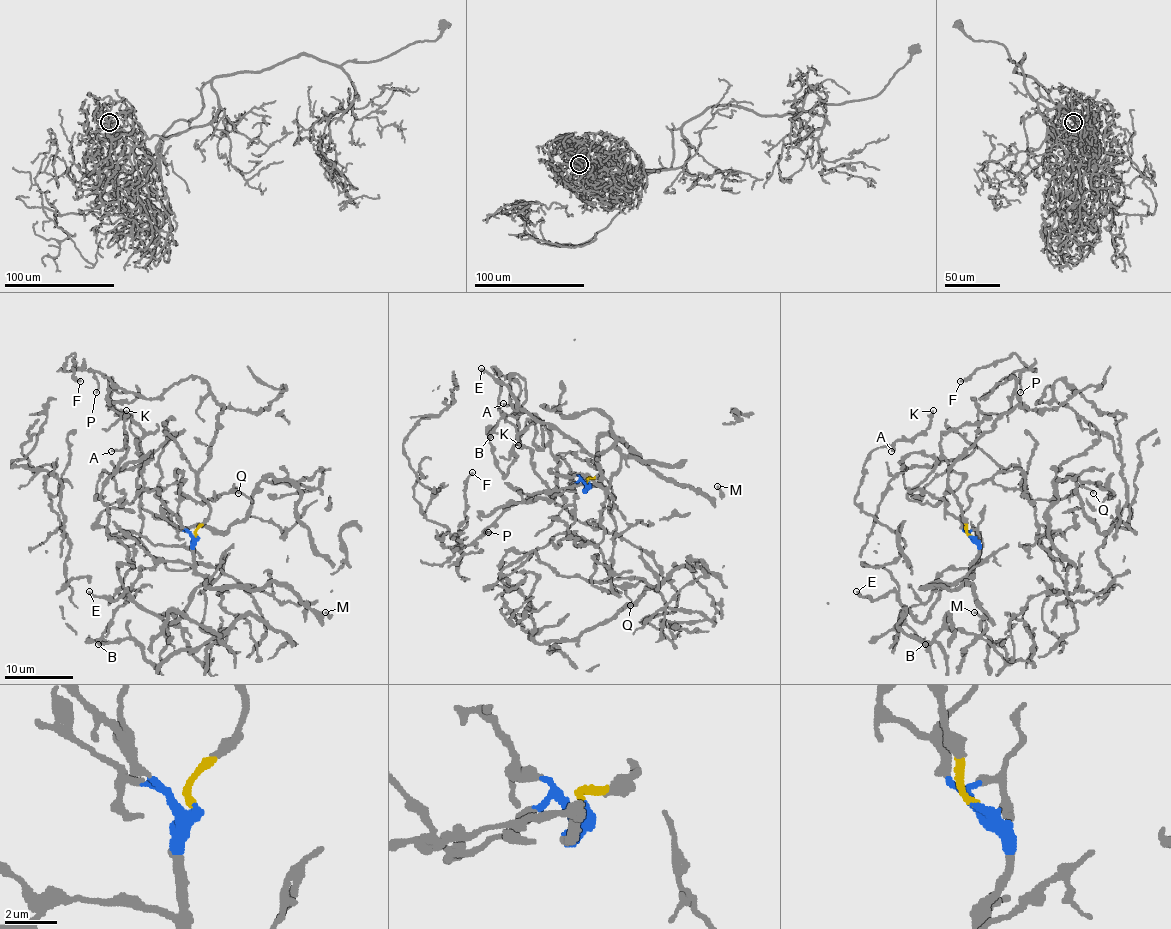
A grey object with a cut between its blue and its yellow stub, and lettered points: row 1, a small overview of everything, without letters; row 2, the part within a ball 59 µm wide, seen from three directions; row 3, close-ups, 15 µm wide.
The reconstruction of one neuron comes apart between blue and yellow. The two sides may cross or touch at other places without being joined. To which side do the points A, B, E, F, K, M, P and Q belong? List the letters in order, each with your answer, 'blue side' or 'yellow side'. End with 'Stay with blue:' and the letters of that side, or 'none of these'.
A: blue side
B: blue side
E: blue side
F: yellow side
K: blue side
M: blue side
P: yellow side
Q: blue side
Stay with blue: A, B, E, K, M, Q

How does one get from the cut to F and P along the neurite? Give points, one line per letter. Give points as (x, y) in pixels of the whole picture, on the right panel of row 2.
F: (970, 536), (948, 469), (1020, 404), (1016, 382), (980, 399), (1014, 371), (1035, 370), (1013, 354), (960, 382)
P: (970, 536), (960, 502), (951, 491), (948, 469), (1020, 402), (1011, 377), (980, 399), (1014, 371), (1020, 392)

